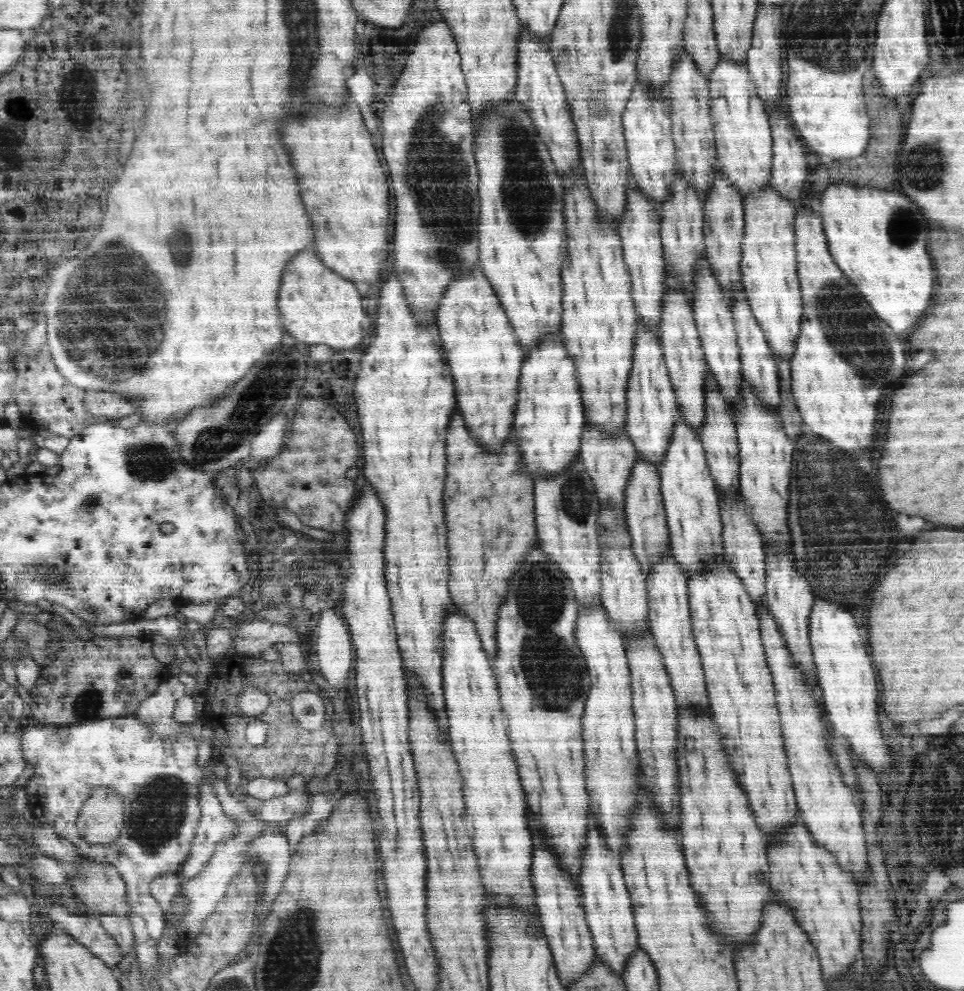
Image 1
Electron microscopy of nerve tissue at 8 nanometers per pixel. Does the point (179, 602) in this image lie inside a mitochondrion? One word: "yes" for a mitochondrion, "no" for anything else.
no

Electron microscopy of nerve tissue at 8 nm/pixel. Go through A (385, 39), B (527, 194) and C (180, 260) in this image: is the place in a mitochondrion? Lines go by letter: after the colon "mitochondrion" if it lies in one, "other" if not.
A: other
B: mitochondrion
C: mitochondrion

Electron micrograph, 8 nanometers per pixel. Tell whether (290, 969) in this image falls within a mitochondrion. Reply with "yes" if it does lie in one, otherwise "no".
yes

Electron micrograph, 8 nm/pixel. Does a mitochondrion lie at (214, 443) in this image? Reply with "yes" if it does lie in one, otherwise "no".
yes

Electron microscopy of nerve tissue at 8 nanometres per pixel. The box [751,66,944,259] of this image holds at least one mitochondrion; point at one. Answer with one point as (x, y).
(903, 228)

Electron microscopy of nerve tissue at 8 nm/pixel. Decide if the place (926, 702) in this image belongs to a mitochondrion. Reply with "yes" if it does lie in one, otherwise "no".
no

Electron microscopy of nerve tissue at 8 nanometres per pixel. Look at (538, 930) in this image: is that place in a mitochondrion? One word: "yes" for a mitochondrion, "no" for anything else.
no

